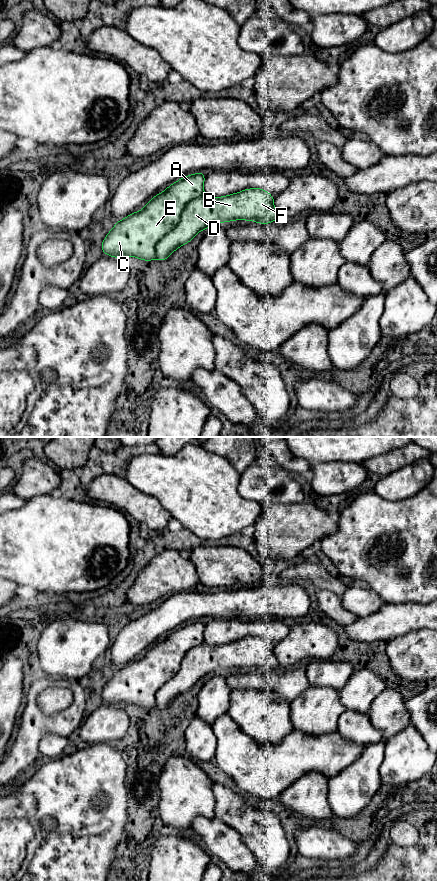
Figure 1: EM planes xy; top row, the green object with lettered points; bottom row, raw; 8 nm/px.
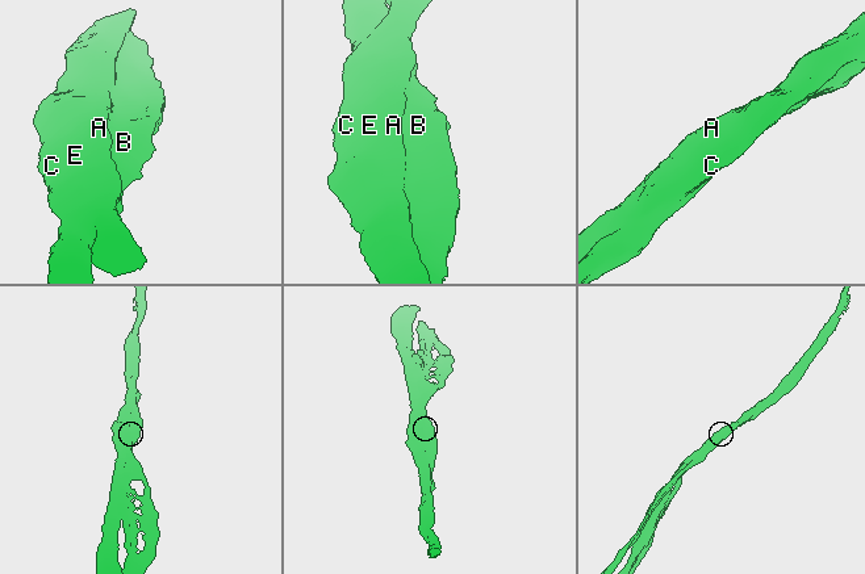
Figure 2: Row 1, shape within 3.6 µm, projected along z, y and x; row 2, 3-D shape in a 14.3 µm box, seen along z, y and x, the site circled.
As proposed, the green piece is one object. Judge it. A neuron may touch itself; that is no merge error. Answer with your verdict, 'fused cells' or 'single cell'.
fused cells

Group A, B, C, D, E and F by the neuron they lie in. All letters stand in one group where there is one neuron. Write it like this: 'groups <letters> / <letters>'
groups A C E / B D F

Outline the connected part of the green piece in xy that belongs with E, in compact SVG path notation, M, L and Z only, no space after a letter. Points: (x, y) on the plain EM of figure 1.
M205 621L190 622L172 631L163 640L152 645L145 655L117 669L101 692L101 698L114 706L136 705L144 709L157 706L156 693L179 670L184 655L204 642Z

